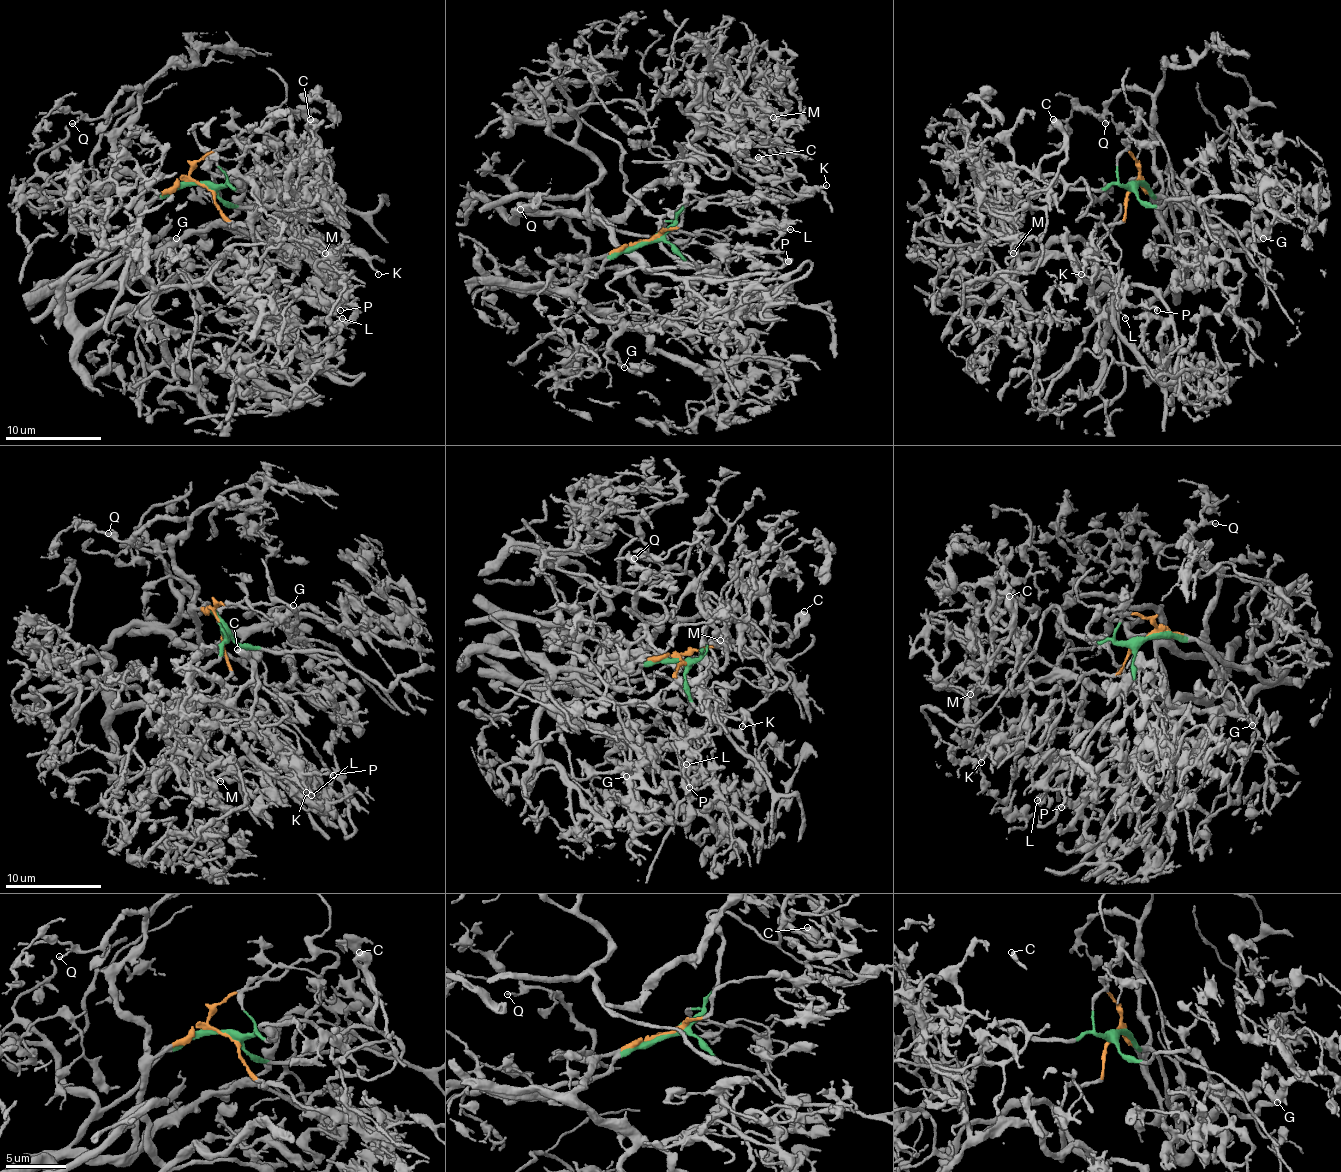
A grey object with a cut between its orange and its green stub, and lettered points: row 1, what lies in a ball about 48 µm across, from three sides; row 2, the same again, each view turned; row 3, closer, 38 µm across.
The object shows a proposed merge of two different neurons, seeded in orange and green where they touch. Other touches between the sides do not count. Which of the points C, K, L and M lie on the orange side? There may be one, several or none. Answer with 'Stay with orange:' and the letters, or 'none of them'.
Stay with orange: L

